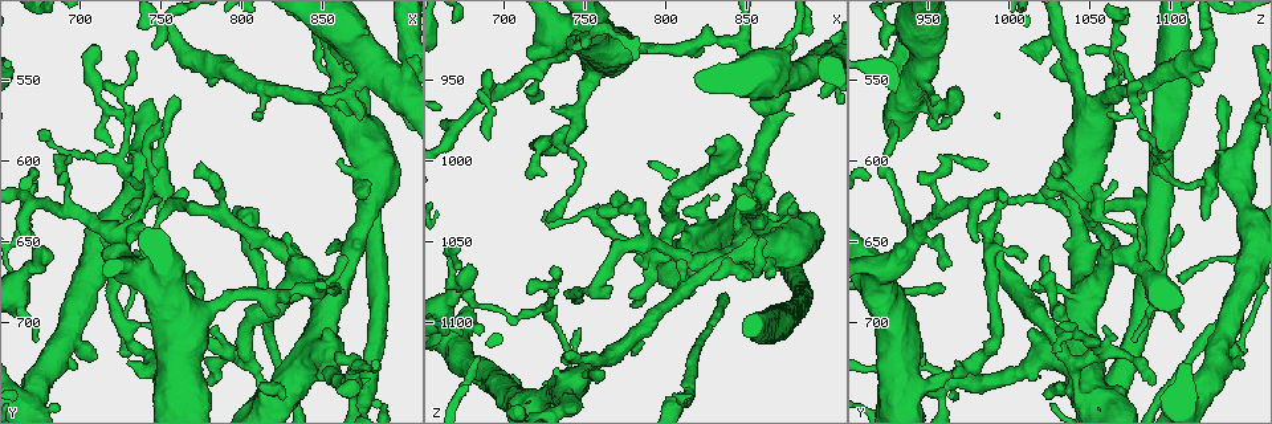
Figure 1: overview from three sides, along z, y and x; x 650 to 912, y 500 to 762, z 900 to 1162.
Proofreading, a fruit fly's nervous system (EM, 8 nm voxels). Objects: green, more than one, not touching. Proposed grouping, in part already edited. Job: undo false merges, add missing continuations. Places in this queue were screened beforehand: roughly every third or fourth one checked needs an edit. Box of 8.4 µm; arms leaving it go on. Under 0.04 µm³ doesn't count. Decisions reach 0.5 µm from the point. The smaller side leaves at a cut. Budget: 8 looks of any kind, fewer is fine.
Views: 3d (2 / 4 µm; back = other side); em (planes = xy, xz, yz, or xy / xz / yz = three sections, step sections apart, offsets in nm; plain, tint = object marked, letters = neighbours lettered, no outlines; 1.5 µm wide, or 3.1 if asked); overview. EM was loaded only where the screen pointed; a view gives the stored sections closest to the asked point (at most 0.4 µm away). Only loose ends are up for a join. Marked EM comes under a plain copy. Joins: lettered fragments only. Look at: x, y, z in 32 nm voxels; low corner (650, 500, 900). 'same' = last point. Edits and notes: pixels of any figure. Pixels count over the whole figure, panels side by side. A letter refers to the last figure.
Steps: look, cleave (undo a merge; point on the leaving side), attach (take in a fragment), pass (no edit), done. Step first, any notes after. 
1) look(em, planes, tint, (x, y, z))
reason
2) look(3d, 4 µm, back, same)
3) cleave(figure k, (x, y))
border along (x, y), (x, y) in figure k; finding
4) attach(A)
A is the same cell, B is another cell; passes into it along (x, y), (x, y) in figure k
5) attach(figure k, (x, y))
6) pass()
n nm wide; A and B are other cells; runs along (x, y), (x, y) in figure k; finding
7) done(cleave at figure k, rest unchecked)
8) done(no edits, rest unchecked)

look(em, yz, step 8, letters, (828, 644, 992))

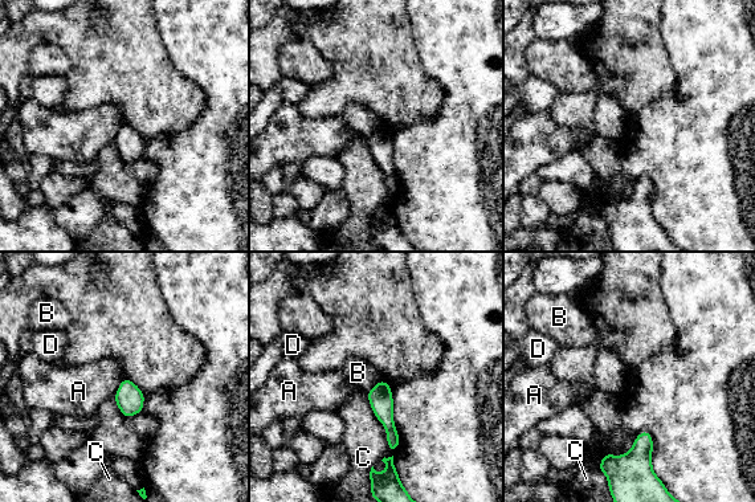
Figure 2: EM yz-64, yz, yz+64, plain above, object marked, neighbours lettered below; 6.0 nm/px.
look(em, planes, letters, same)

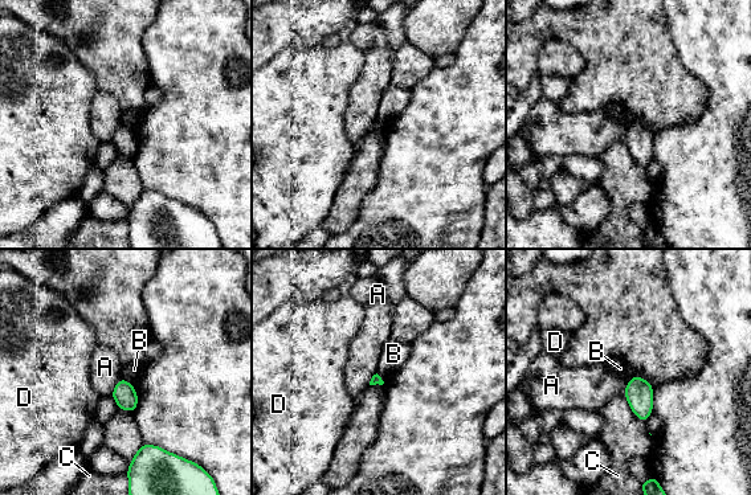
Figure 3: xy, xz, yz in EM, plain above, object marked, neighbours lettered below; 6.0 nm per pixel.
pass()
A, B, C and D are other cells; border along (122, 376), (133, 385) in figure 3; none of them fits

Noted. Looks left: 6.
look(em, planes, letters, (814, 742, 1042))
thick turns thin

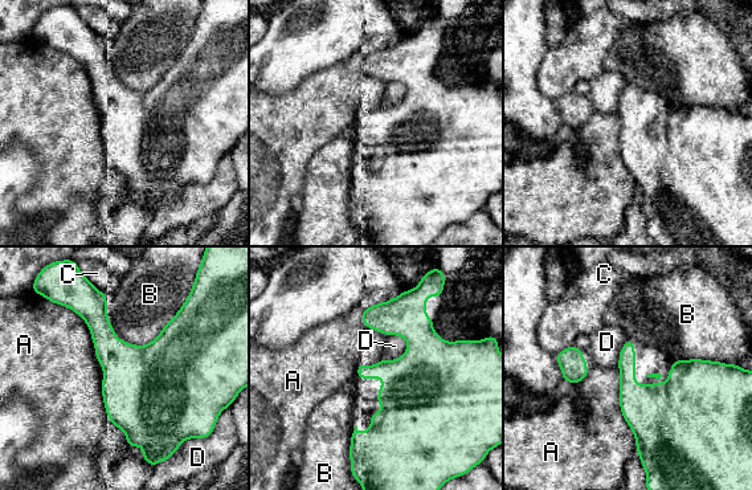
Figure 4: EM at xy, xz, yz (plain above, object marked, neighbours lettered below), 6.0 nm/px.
pass()
A, B, C and D are other cells; border along (407, 341), (400, 356), (383, 359) in figure 4; continuous, no second neuron

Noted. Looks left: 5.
look(em, planes, tint, (726, 702, 1030))
tapers out

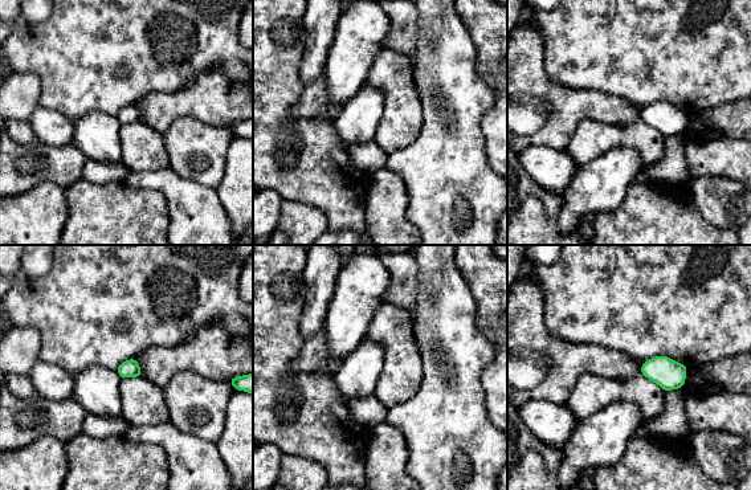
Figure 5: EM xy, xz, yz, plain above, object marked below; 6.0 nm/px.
look(em, planes, letters, same)
see the neighbours

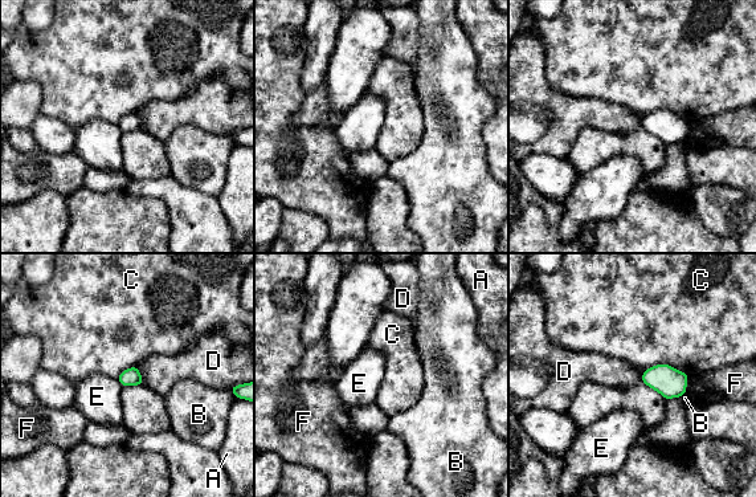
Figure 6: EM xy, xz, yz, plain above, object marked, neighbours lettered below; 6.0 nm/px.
pass()
C touches over 280 nm; A, B, C, D, E and F are other cells; border along (135, 366), (143, 385) in figure 6; none of them fits

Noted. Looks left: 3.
done(no edits, rest unchecked)

